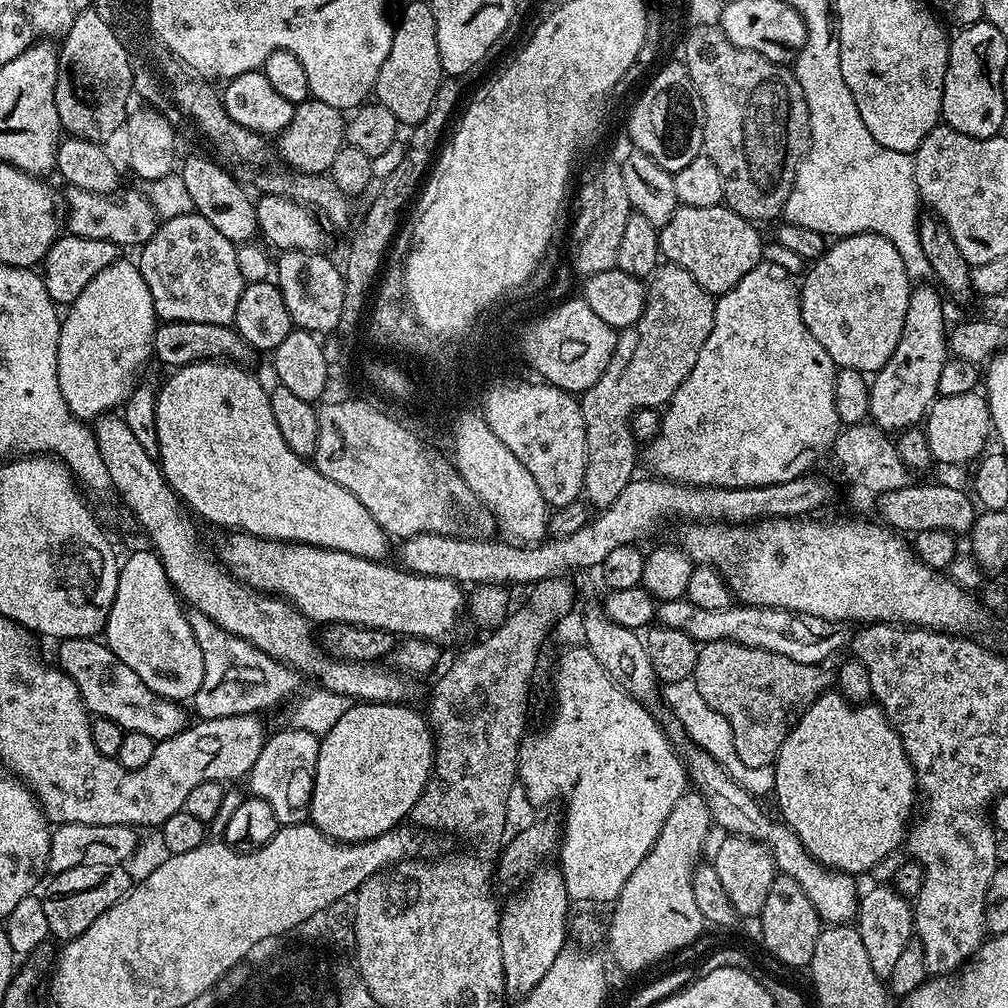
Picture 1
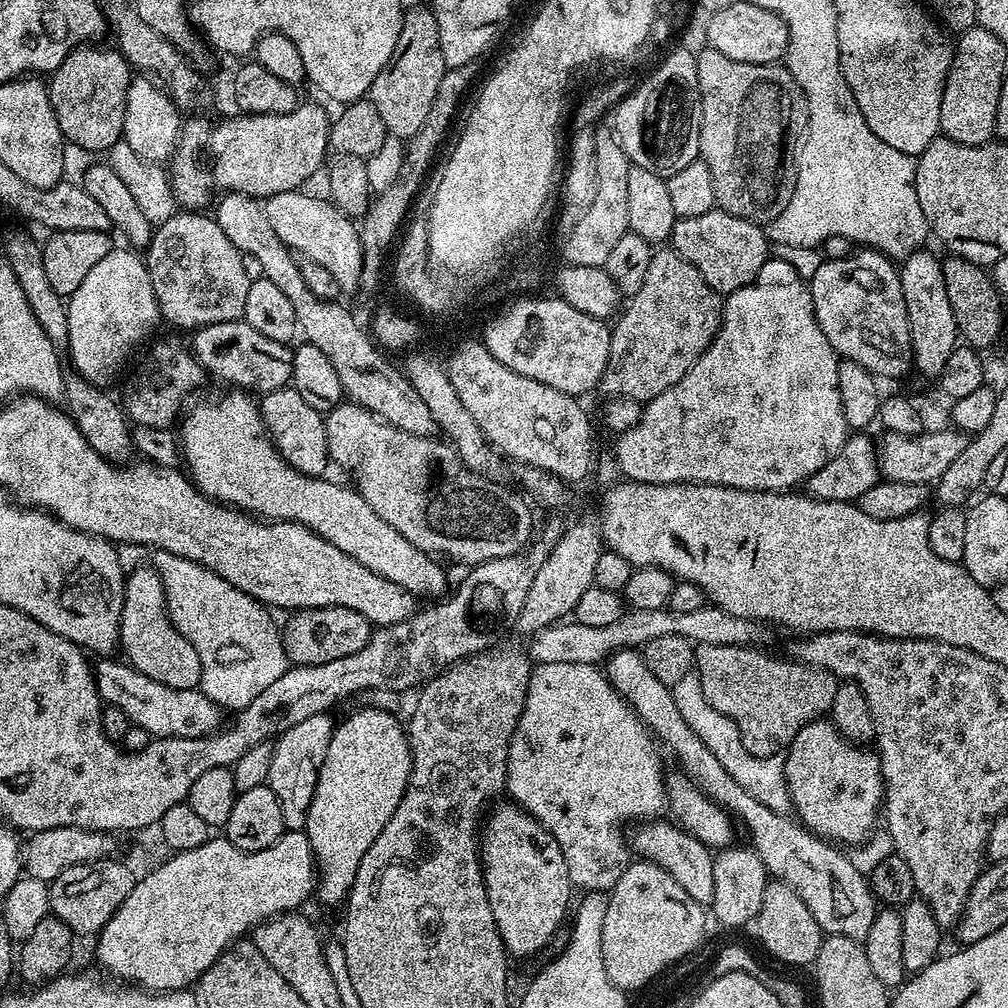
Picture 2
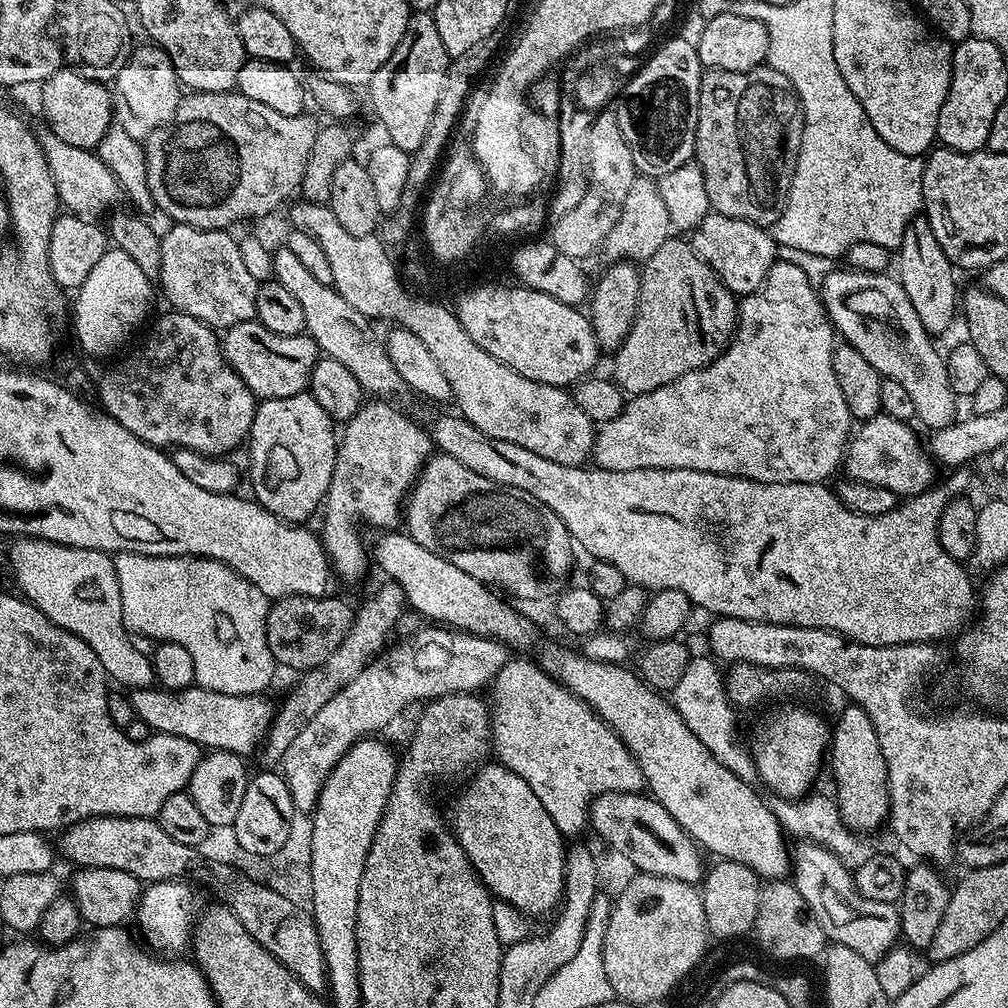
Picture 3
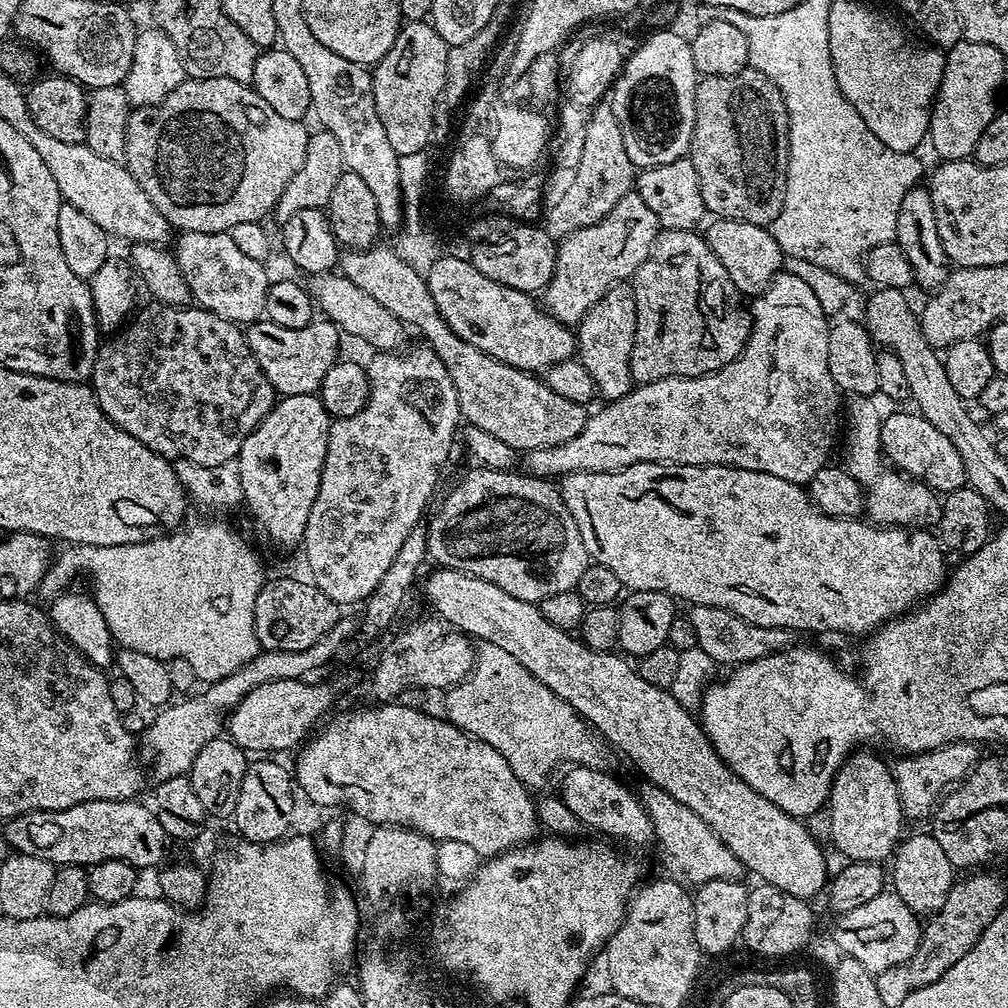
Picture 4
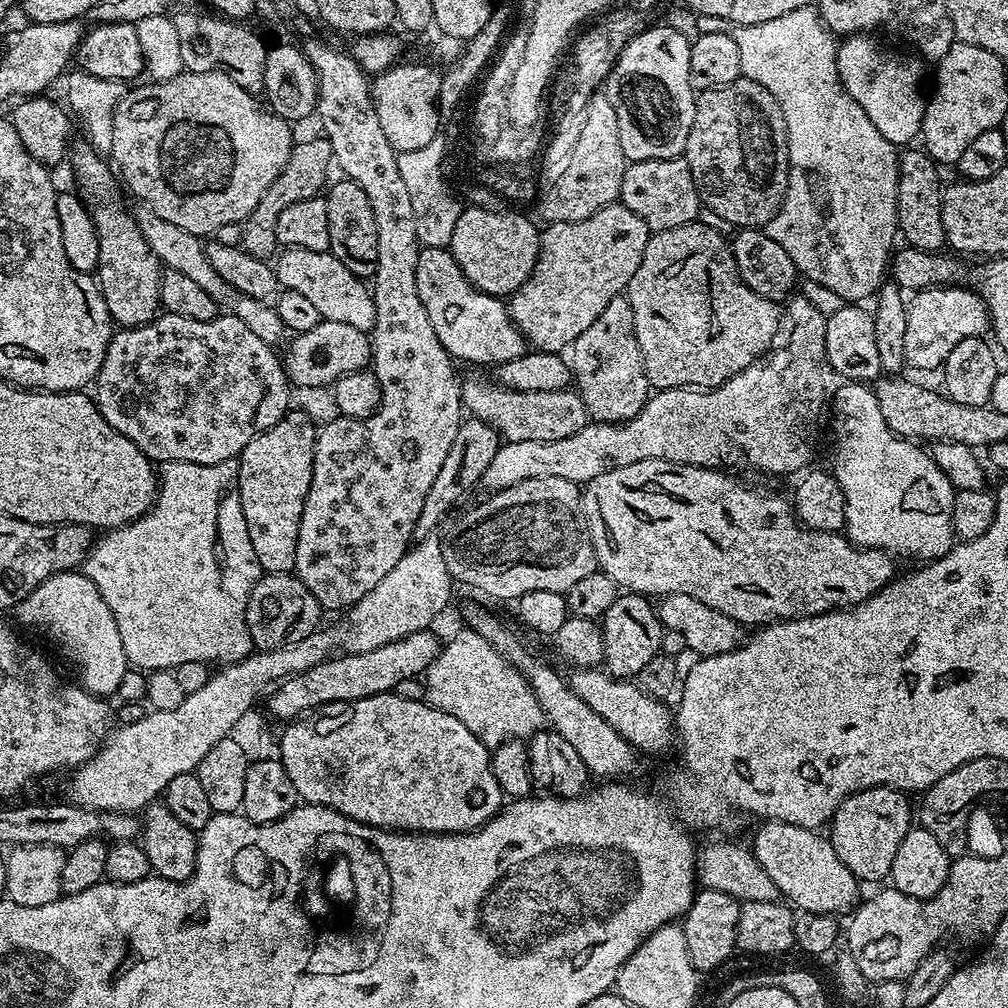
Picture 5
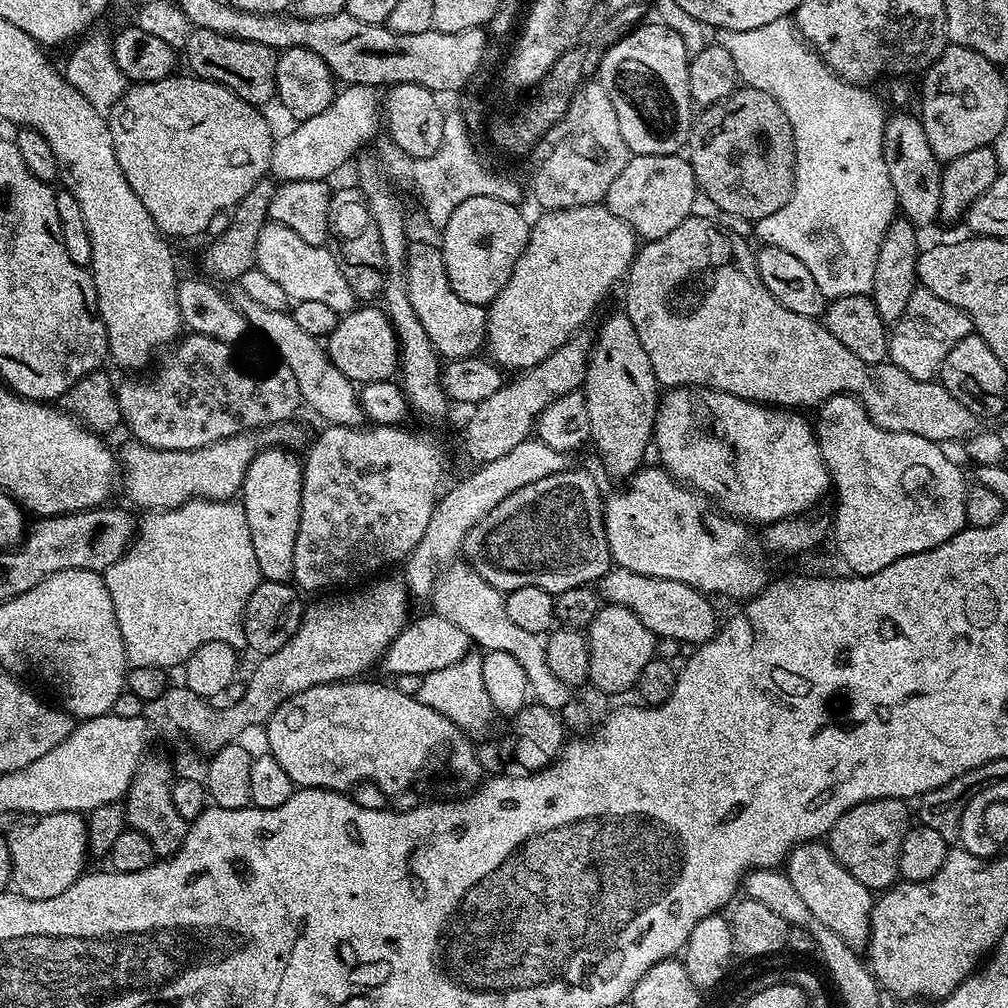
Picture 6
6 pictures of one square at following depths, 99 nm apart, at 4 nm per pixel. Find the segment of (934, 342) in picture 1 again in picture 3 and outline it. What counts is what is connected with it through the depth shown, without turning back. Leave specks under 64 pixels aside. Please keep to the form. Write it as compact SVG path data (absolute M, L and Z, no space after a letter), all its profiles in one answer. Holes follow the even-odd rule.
M918 214L906 226L902 234L902 242L898 249L900 255L900 272L898 279L902 290L906 290L906 298L910 298L910 306L918 310L918 318L922 326L930 334L944 332L958 316L958 292L956 296L956 276L954 265L946 258L938 238L934 238L934 230L930 230L927 216Z

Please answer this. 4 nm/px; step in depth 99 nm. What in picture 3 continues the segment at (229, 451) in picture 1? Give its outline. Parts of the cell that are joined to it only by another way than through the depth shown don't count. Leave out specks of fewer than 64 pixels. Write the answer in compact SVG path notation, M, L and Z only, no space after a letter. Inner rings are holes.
M388 530L377 536L380 537L376 540L376 552L374 548L375 567L377 564L391 583L402 586L407 607L413 613L424 615L428 619L425 621L440 626L451 626L462 632L471 632L473 636L497 640L509 650L531 646L535 626L522 613L515 612L507 604L507 599L499 600L491 587L466 574L466 570L458 570L454 562L446 562L446 558L426 550L426 546L414 542L414 538L403 531Z

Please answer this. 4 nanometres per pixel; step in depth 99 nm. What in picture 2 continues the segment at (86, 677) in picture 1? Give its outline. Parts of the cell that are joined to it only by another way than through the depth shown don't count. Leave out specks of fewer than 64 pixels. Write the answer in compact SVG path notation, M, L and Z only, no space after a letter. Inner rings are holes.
M100 658L95 661L94 675L96 678L96 689L101 701L105 705L116 706L126 717L131 725L136 725L149 732L152 738L163 738L173 736L174 738L198 738L199 736L211 736L213 732L221 727L220 715L222 709L219 704L215 704L206 694L201 692L199 687L190 689L172 689L170 686L156 682L153 678L148 678L136 668L123 659Z

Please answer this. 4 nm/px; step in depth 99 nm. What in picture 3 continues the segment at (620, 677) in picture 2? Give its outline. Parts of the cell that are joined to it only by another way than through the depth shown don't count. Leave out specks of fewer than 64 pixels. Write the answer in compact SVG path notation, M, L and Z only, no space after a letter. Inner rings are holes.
M799 841L790 852L792 883L806 904L818 918L825 937L829 941L850 946L854 954L877 962L893 948L897 947L900 935L900 914L896 904L870 902L856 893L854 876L848 868L837 862L836 856L822 845ZM816 864L828 864L816 868Z

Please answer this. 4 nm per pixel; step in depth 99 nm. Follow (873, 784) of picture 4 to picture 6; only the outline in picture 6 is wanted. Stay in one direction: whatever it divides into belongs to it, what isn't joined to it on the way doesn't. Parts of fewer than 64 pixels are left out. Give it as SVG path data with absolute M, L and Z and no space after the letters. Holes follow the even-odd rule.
M894 798L867 800L842 814L828 831L826 843L834 858L862 886L873 890L887 890L897 883L900 876L898 854L902 850L902 838L910 827L905 801Z

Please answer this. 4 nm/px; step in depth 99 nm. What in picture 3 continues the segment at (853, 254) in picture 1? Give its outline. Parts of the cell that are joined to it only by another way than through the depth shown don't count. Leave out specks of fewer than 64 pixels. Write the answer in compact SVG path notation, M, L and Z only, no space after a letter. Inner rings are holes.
M840 266L837 272L832 272L825 278L824 285L819 285L818 291L839 339L854 346L854 350L858 350L858 354L862 354L862 358L866 358L866 362L870 362L870 366L874 366L874 370L878 370L883 379L898 382L909 392L914 402L917 421L921 420L928 430L945 428L947 424L953 423L957 415L955 412L958 397L950 386L945 357L932 345L933 337L922 326L918 310L910 306L910 298L906 298L906 290L902 290L895 275L883 272L857 272L847 266Z

